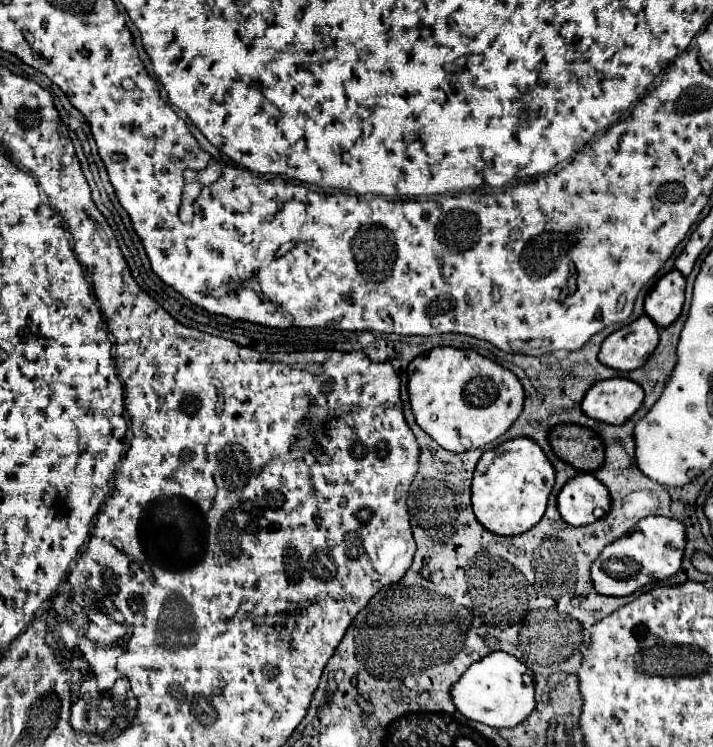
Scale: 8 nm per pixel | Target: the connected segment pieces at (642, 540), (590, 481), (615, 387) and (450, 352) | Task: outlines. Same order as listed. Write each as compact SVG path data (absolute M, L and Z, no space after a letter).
M645 517L629 533L607 545L591 565L591 581L597 593L607 597L627 597L647 583L663 581L681 569L685 551L685 527L667 517Z
M579 473L559 493L561 519L573 527L593 523L595 507L609 511L611 499L605 485L589 473Z
M605 379L587 389L581 409L587 417L621 425L625 423L643 401L643 389L631 379Z
M435 347L409 363L407 377L409 377L407 391L415 423L437 445L441 445L451 453L465 453L495 441L513 425L513 421L521 415L523 409L525 393L519 379L509 369L503 369L495 361L481 357L475 351L463 351L455 347Z

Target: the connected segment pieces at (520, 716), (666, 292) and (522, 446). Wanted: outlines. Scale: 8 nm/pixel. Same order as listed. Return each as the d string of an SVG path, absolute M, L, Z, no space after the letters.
M495 651L481 661L473 663L459 681L451 687L451 699L455 707L471 721L485 723L493 729L503 727L515 727L519 725L533 709L535 709L535 681L529 673L529 683L525 683L523 675L527 673L527 667L517 661L513 655Z
M675 269L663 275L645 297L645 313L657 327L669 327L681 313L685 297L685 279Z
M519 437L497 445L495 449L489 449L483 453L479 459L473 481L471 481L471 507L477 517L477 521L491 533L501 535L501 537L513 537L529 531L533 525L537 525L545 513L547 507L547 497L553 489L555 481L555 469L541 453L539 445L533 445L533 440L527 437Z

